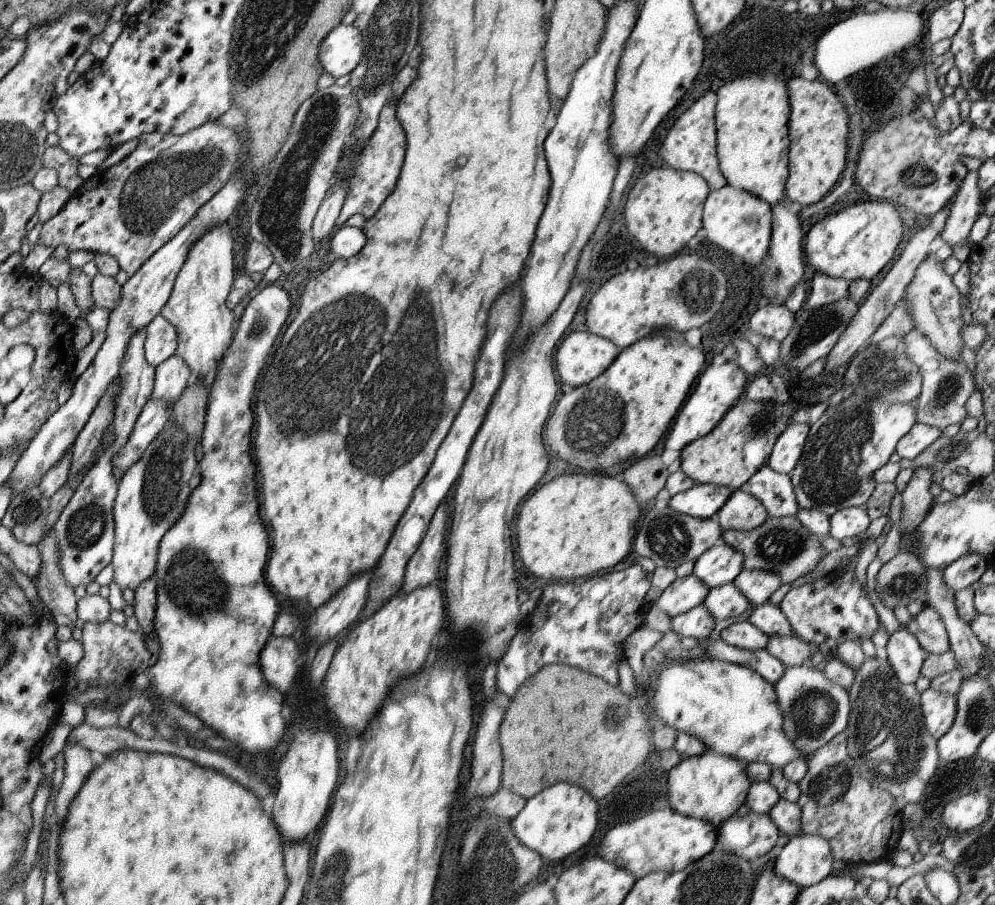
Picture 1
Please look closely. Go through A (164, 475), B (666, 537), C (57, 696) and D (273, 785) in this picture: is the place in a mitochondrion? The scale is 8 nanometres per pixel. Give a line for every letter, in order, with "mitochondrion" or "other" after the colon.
A: mitochondrion
B: mitochondrion
C: other
D: other

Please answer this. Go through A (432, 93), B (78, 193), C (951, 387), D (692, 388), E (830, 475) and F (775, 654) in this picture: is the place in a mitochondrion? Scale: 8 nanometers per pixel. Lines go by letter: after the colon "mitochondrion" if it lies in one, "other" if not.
A: other
B: other
C: mitochondrion
D: other
E: mitochondrion
F: other

